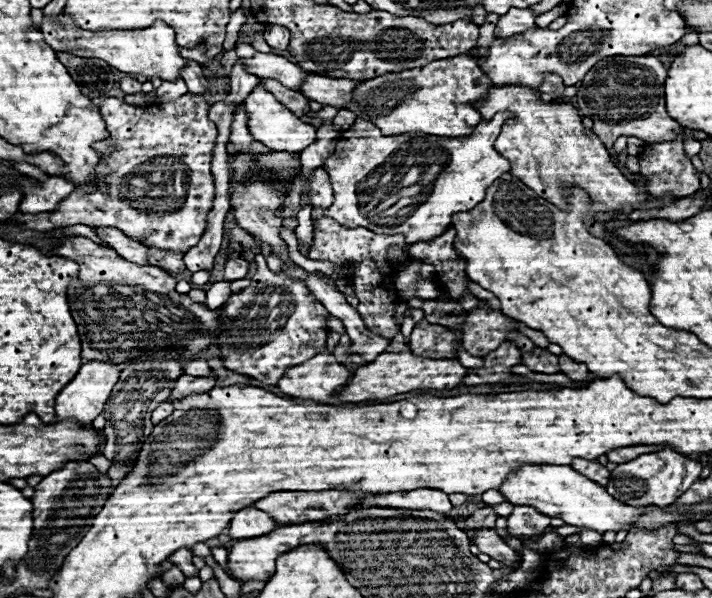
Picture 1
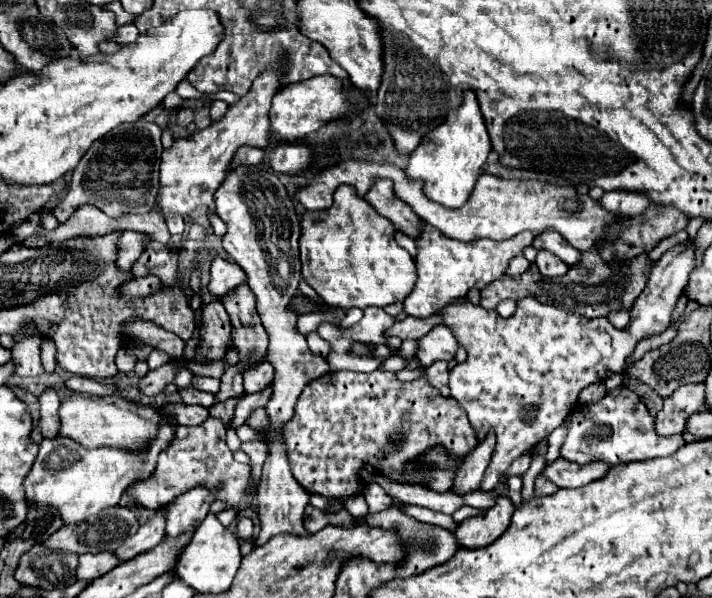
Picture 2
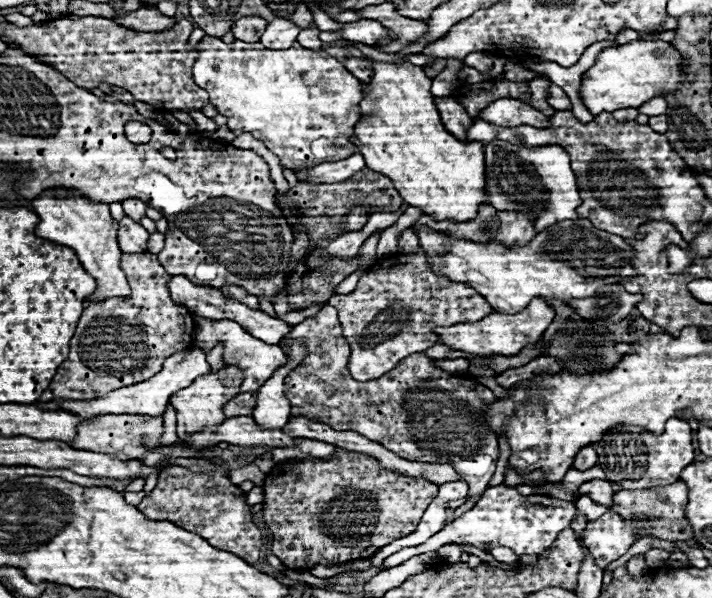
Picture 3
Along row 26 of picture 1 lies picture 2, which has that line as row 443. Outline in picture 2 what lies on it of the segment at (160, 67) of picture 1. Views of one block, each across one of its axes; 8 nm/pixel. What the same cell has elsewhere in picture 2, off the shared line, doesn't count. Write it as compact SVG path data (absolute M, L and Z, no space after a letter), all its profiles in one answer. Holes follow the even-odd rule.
M160 412L160 430L148 444L148 454L138 456L128 450L120 448L96 448L86 450L74 440L68 440L68 436L56 436L54 440L42 440L38 458L34 462L34 468L30 476L26 478L26 496L36 506L50 506L56 508L66 524L78 524L88 520L92 514L102 512L104 508L116 506L122 498L122 494L136 484L138 480L146 480L154 468L156 458L162 452L162 448L168 448L168 444L174 440L176 434L176 418L164 416Z

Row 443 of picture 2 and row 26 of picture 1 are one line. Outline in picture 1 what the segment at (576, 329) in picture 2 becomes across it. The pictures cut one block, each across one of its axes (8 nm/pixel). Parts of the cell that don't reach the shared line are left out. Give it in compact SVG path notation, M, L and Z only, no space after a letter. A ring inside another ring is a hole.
M510 8L508 14L500 16L498 18L498 24L496 24L496 38L508 38L508 36L516 36L516 34L522 34L526 30L532 30L536 28L536 12L532 12L530 8Z

